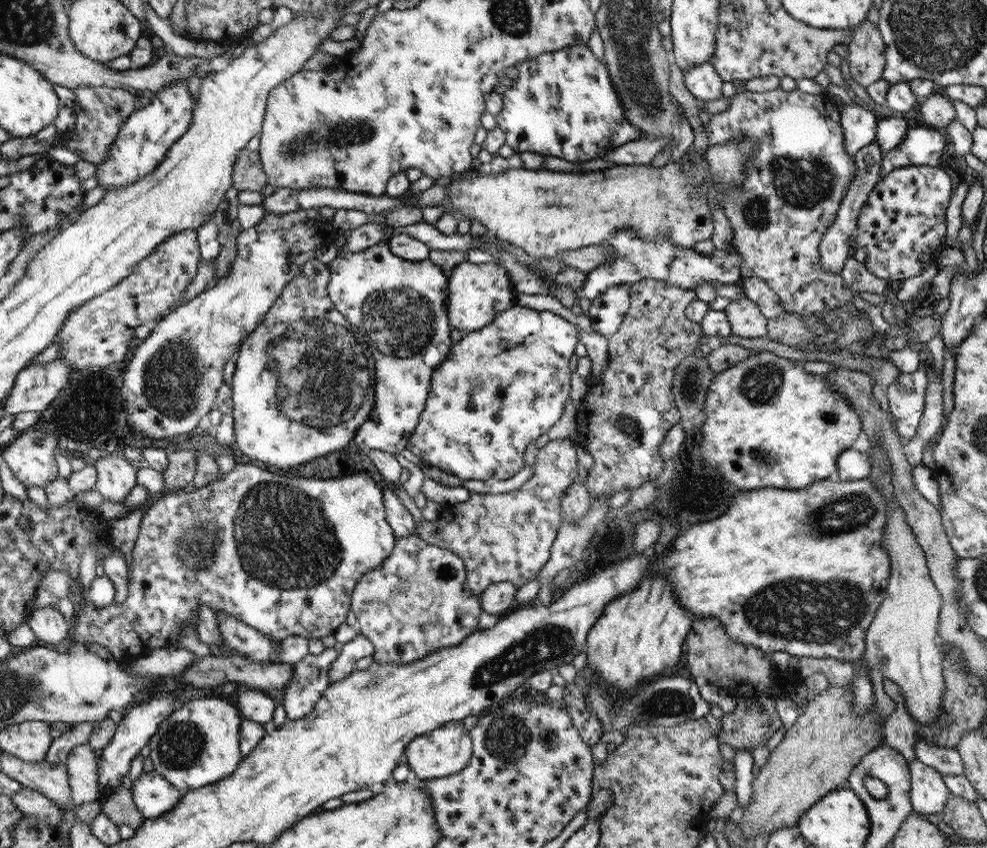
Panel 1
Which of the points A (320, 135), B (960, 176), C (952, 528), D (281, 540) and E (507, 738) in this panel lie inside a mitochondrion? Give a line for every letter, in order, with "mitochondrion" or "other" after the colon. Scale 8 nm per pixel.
A: mitochondrion
B: other
C: other
D: mitochondrion
E: mitochondrion

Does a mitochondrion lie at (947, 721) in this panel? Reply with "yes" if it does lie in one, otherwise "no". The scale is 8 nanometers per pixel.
yes

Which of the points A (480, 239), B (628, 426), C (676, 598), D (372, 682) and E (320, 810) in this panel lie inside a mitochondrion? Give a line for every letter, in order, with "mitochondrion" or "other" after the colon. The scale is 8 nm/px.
A: other
B: mitochondrion
C: other
D: mitochondrion
E: other

